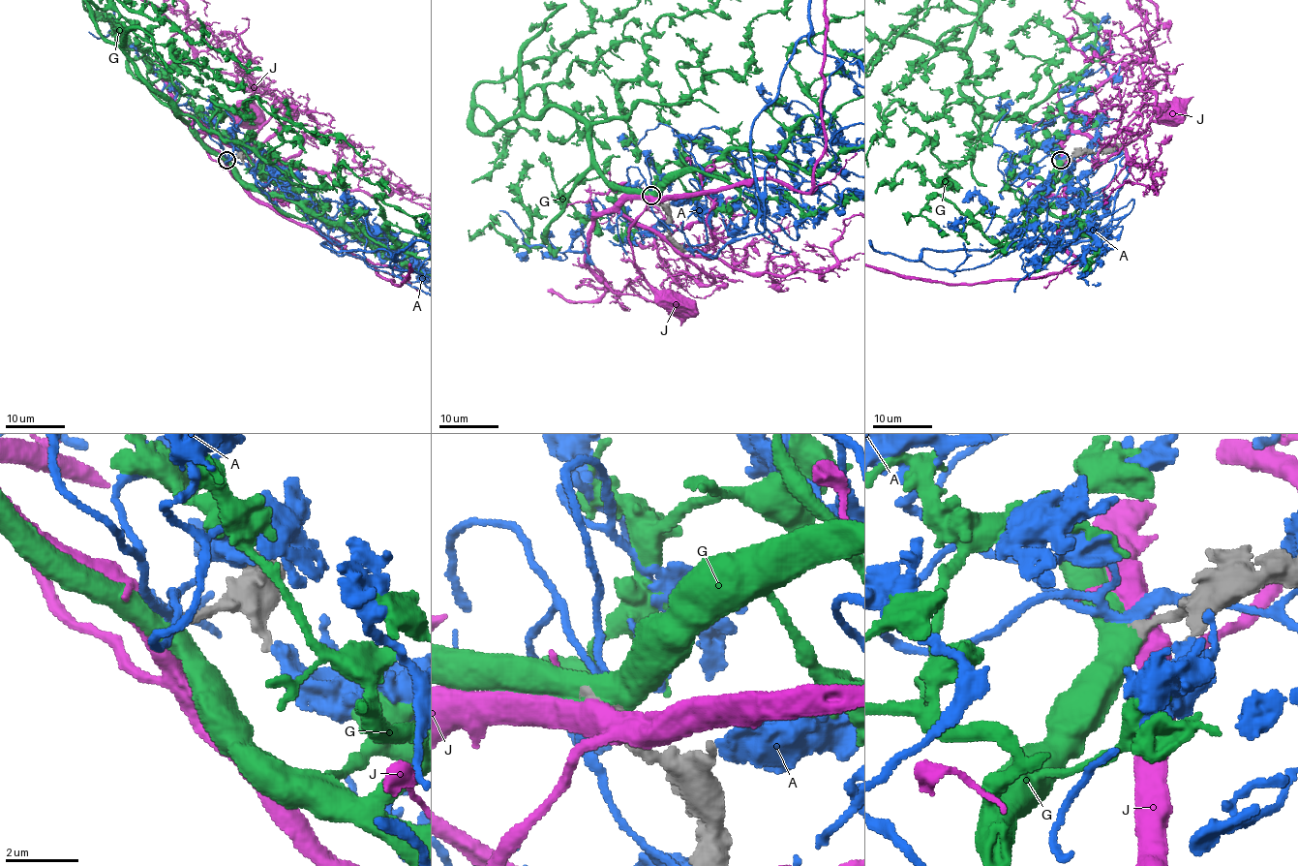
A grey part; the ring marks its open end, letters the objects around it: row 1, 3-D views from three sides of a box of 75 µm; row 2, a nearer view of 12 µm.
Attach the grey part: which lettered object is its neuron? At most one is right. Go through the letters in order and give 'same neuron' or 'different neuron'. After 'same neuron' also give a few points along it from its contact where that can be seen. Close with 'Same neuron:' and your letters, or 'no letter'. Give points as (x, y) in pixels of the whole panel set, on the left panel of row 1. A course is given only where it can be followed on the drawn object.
A: different neuron
G: same neuron
J: different neuron
Same neuron: G

